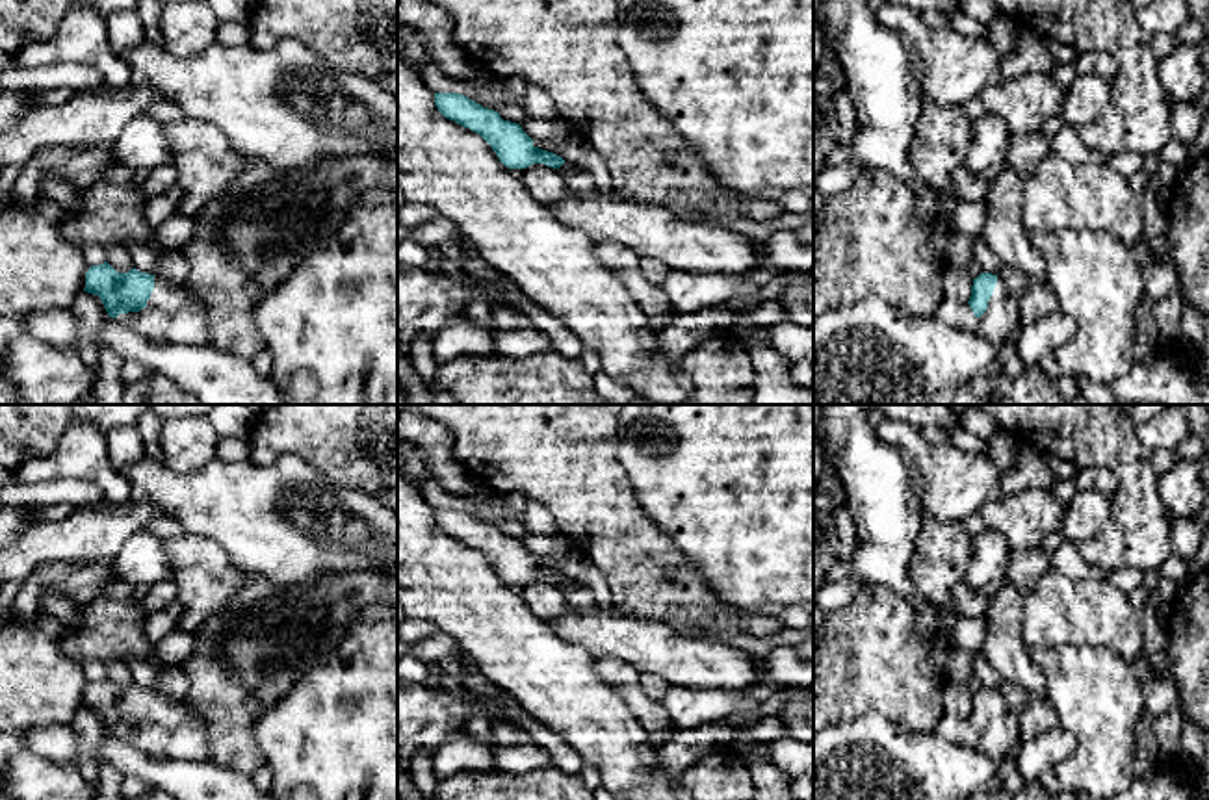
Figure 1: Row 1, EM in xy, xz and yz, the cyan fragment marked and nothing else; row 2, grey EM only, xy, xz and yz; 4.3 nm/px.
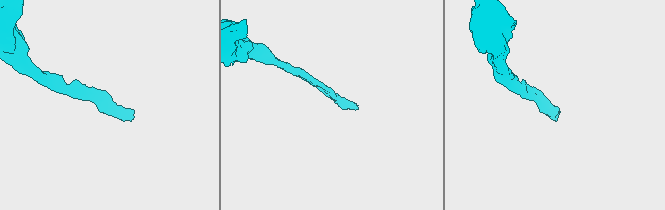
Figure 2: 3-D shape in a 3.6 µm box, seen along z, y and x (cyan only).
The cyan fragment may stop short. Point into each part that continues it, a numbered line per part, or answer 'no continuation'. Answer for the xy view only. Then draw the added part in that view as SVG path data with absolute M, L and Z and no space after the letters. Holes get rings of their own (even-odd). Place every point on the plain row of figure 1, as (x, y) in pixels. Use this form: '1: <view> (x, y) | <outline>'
1: xy (171, 730) | M154 692L154 705L139 728L119 729L119 739L145 754L182 761L210 761L208 724L184 700Z

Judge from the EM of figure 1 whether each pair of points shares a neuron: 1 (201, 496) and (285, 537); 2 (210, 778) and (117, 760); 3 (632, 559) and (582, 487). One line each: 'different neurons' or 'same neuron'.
1: same neuron
2: same neuron
3: same neuron

